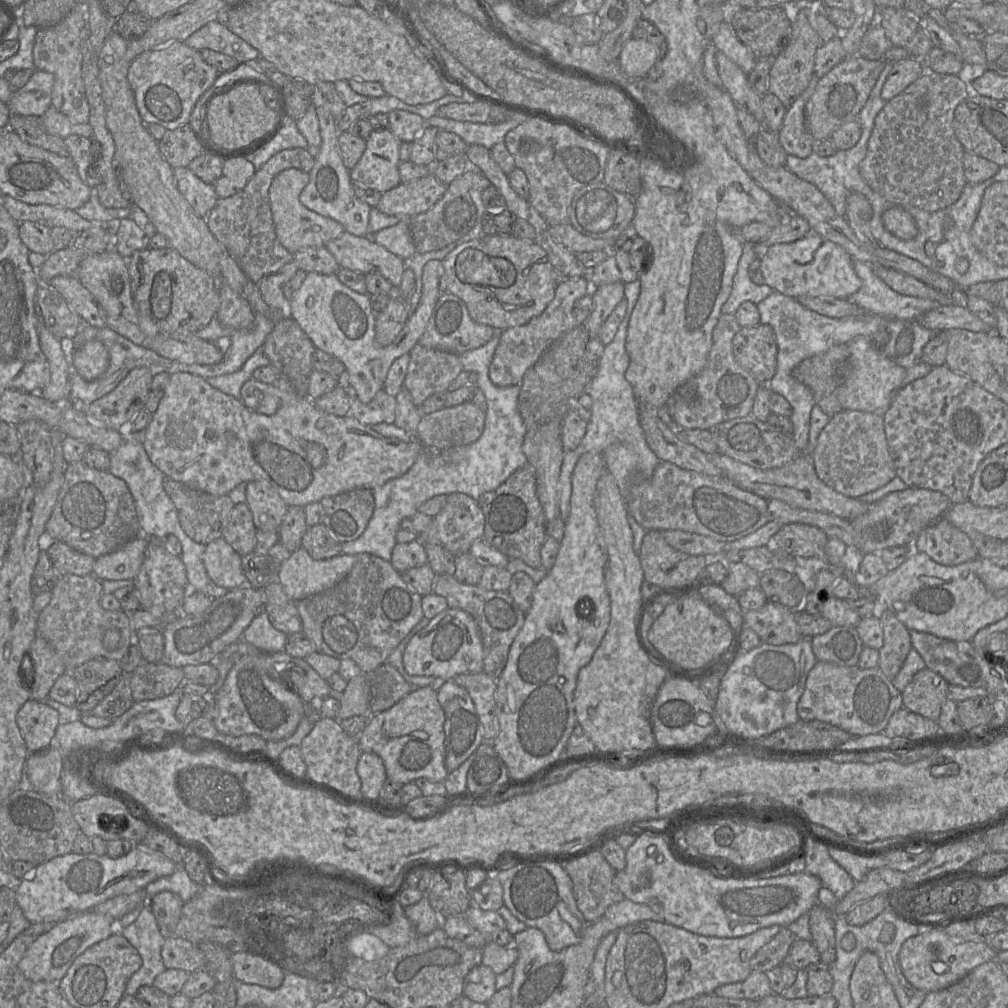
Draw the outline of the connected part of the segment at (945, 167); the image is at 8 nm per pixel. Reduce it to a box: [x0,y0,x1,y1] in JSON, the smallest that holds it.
[859,71,970,211]

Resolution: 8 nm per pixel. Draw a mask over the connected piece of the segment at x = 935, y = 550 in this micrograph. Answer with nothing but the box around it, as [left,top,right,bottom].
[912,517,978,566]

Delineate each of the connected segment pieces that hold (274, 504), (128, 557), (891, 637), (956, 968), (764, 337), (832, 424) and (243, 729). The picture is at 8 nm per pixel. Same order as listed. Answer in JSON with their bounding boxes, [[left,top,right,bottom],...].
[[246,481,288,531],[92,535,149,580],[878,609,912,680],[899,930,997,992],[733,324,777,385],[810,410,896,498],[214,655,306,741]]

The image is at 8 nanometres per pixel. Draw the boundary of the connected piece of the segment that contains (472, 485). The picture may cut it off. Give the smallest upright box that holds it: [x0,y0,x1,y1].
[342,332,527,561]

